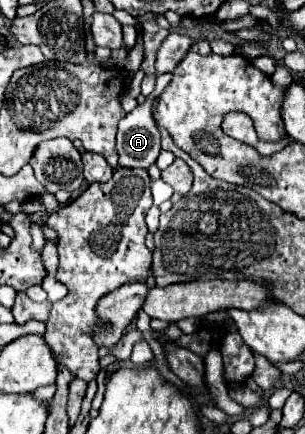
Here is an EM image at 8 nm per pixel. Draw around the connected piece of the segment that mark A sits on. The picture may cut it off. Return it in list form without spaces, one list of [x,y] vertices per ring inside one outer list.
[[[163,73],[157,77],[155,91],[145,99],[143,105],[137,105],[131,113],[127,113],[119,121],[117,131],[117,153],[119,167],[145,167],[149,169],[161,151],[159,147],[159,131],[155,127],[151,115],[151,101],[163,93],[163,89],[173,79],[171,73]]]

